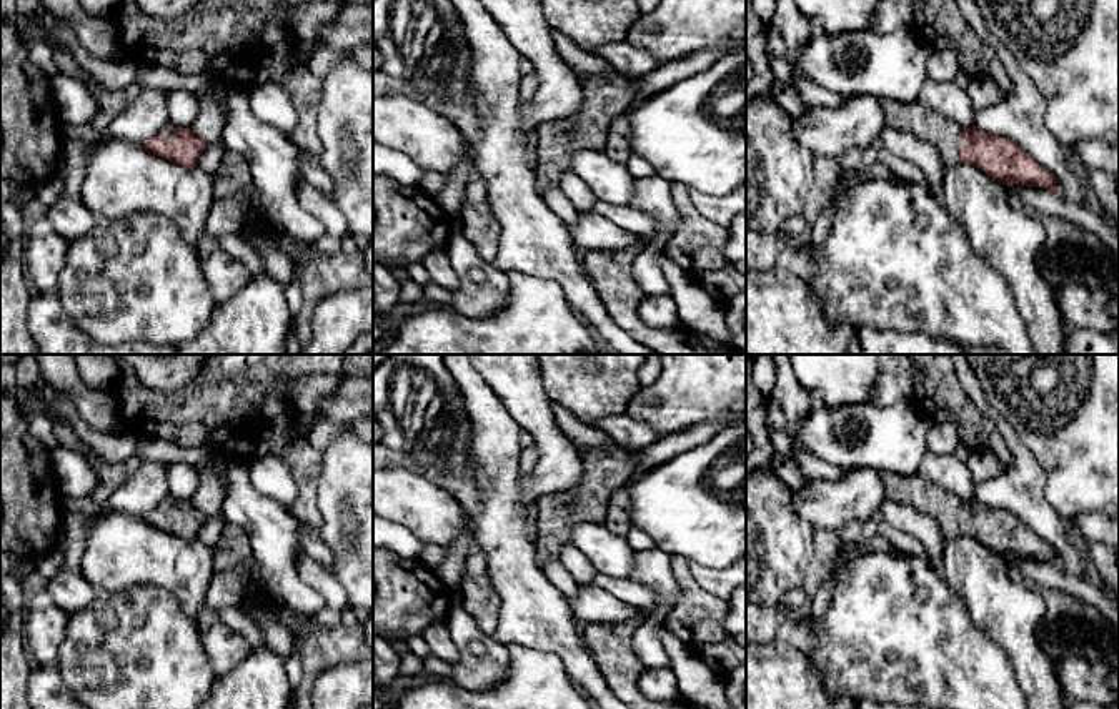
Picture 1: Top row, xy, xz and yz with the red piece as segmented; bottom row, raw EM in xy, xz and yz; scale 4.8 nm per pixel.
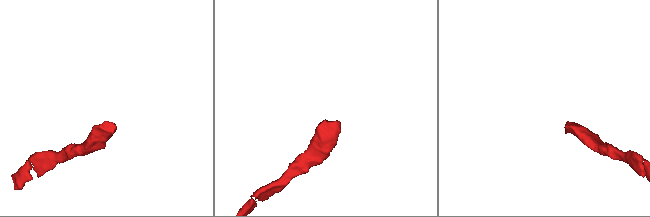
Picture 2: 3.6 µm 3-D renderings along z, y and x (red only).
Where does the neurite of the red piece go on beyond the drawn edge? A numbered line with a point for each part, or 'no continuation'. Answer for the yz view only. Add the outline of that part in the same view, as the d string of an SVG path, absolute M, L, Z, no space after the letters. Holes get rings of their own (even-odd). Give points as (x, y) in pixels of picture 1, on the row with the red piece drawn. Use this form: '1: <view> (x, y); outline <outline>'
1: yz (946, 137); outline M883 100L886 123L898 131L911 131L923 141L931 143L937 151L942 168L959 165L962 145L962 126L931 110L921 102L906 105L894 100Z

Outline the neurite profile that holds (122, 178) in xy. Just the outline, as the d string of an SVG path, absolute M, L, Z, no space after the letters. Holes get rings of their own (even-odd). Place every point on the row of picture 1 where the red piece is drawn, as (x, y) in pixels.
M105 136L98 145L90 145L82 198L100 220L113 221L135 213L165 216L191 246L205 248L206 220L216 200L213 180L215 173L182 166L150 153L142 145Z

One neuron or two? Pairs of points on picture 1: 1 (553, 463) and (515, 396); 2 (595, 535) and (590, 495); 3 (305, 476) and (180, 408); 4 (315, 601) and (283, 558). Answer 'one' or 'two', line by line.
1: one
2: two
3: one
4: one

